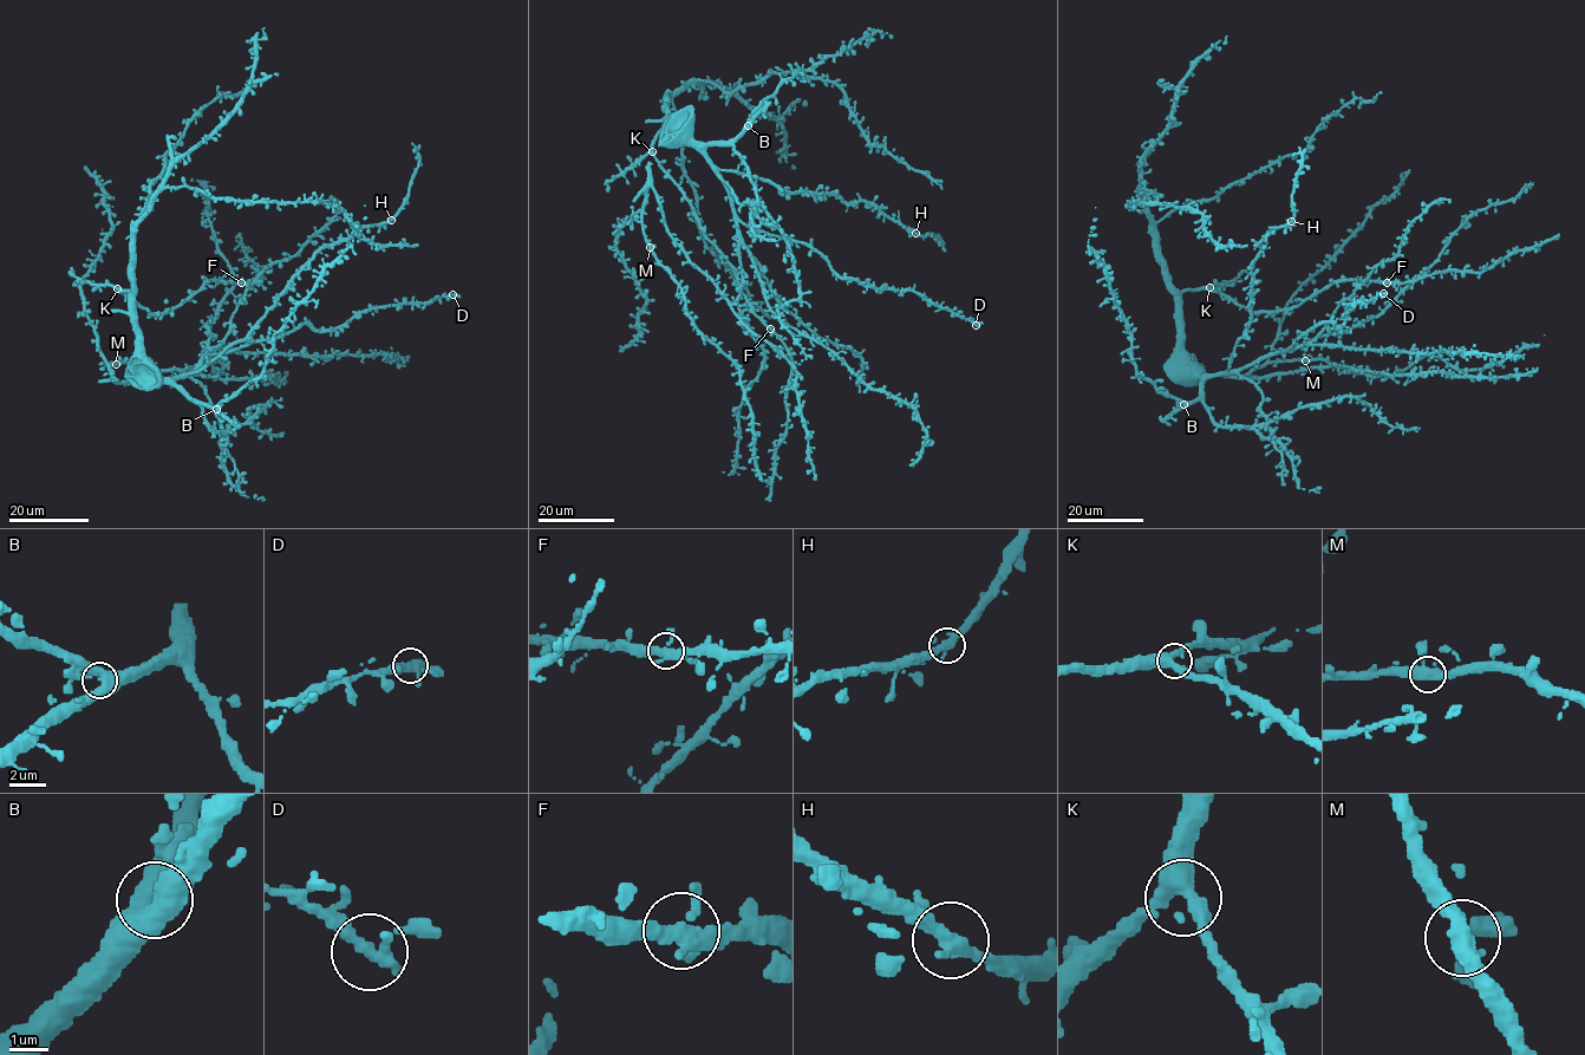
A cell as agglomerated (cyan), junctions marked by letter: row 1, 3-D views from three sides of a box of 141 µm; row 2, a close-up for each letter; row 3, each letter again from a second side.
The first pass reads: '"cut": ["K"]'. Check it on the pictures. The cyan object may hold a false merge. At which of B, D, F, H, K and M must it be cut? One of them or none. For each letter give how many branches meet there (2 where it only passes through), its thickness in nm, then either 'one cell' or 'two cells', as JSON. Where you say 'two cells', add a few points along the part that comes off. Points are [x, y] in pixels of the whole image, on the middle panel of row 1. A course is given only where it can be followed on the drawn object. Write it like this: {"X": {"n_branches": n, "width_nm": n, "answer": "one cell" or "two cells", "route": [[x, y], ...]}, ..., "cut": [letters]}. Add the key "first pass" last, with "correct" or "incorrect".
{"B": {"n_branches": 3, "width_nm": 320, "answer": "one cell"}, "D": {"n_branches": 3, "width_nm": 340, "answer": "one cell"}, "F": {"n_branches": 3, "width_nm": 320, "answer": "one cell"}, "H": {"n_branches": 3, "width_nm": 320, "answer": "one cell"}, "K": {"n_branches": 3, "width_nm": 360, "answer": "one cell"}, "M": {"n_branches": 3, "width_nm": 380, "answer": "one cell"}, "cut": [], "first pass": "incorrect"}

